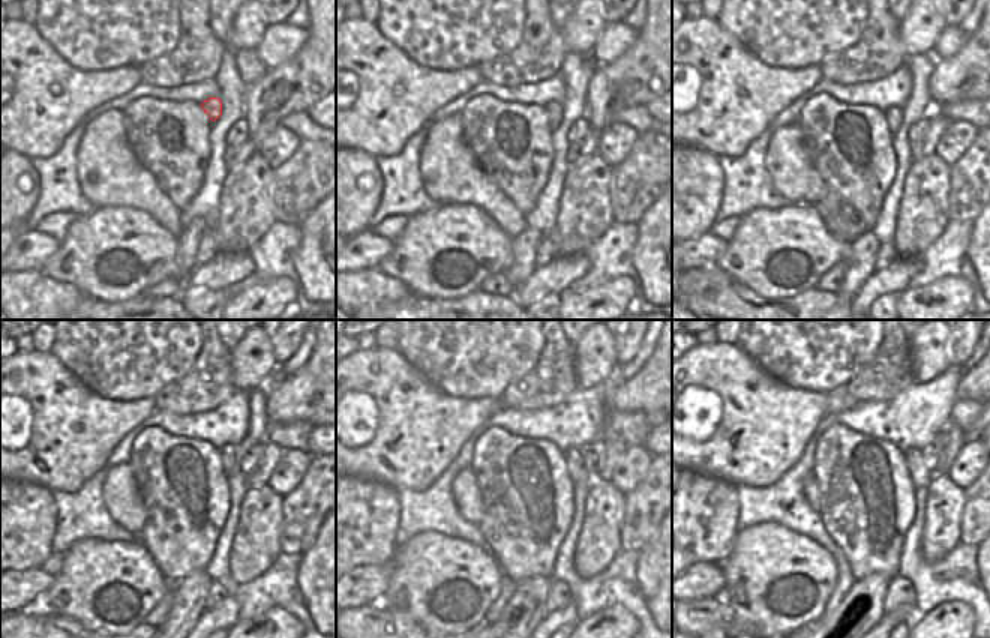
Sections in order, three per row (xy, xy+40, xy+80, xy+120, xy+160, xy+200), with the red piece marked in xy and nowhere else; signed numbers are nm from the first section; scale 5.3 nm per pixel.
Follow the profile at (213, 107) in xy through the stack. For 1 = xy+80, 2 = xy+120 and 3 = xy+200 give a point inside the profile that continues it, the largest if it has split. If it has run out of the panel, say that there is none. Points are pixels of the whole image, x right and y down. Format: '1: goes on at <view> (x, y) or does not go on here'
1: goes on at xy+80 (894, 116)
2: goes on at xy+120 (227, 452)
3: goes on at xy+200 (918, 473)

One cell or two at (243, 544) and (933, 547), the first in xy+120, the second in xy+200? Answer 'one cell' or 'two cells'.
one cell

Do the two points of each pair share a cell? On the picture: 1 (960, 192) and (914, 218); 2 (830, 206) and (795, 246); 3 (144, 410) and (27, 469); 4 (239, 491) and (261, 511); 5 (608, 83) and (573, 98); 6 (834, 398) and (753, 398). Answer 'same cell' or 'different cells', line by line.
1: different cells
2: different cells
3: same cell
4: different cells
5: different cells
6: different cells

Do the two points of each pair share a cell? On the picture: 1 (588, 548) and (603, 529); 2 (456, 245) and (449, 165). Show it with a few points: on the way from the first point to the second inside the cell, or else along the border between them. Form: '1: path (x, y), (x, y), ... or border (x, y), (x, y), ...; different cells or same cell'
1: path (593, 544), (600, 533); same cell
2: border (441, 204), (474, 204), (488, 215); different cells

